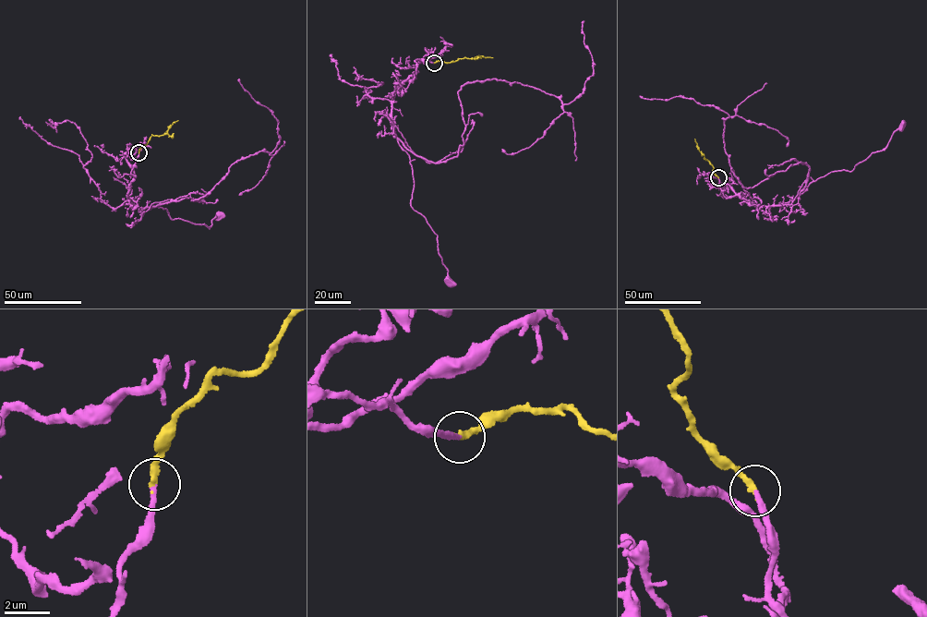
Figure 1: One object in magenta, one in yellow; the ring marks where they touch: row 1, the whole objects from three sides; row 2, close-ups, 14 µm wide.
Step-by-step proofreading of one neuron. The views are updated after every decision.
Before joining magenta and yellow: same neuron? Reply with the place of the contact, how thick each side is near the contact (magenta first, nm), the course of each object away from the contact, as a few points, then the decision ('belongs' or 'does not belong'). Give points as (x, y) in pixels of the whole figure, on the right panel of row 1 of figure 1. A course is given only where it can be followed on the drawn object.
place (718, 177); calibres 240 and 280 nm; course magenta (718, 177), (727, 198), (737, 195), (757, 206), (788, 202), (819, 177), (852, 171), (882, 151), (901, 125); course yellow (718, 177), (699, 151), (694, 139); belongs

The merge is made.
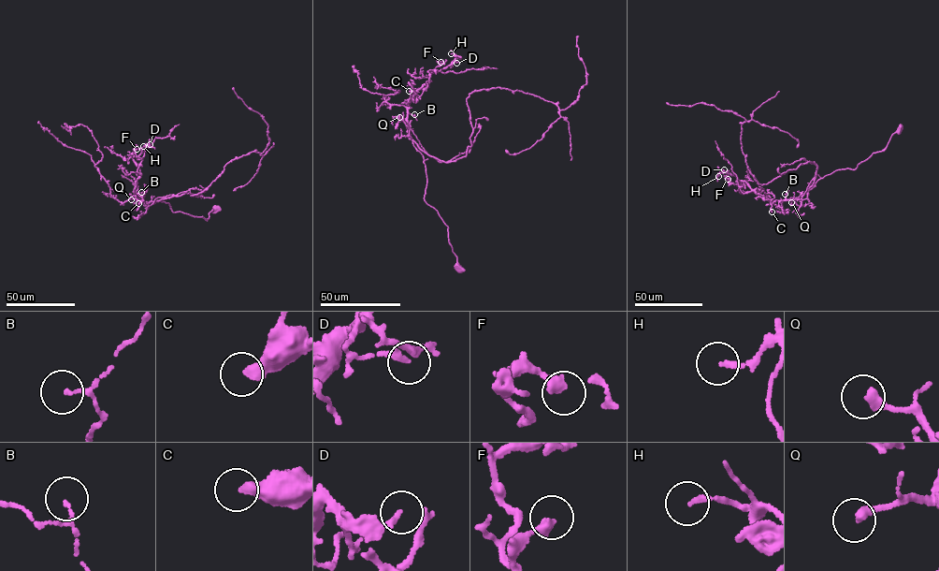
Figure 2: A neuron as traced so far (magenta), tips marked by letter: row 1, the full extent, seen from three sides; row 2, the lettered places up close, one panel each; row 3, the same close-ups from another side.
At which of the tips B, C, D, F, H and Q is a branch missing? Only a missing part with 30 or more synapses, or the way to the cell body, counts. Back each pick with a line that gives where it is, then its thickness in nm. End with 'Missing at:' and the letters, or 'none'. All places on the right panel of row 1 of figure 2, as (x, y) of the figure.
Q: place (791, 202); calibre 320 nm
Missing at: Q

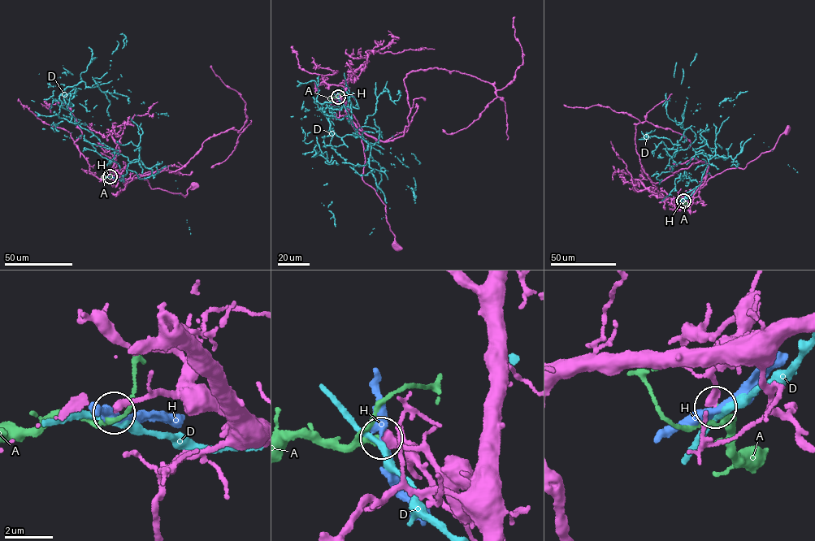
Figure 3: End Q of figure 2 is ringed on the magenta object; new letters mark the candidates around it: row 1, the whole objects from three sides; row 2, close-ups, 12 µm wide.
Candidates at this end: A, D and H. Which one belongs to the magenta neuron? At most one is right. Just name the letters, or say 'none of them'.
A

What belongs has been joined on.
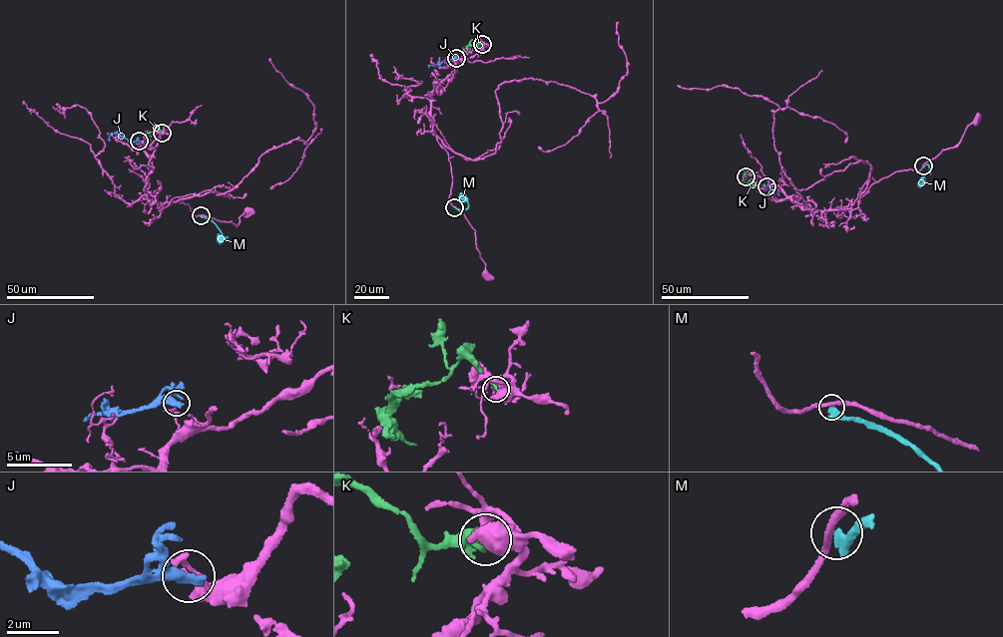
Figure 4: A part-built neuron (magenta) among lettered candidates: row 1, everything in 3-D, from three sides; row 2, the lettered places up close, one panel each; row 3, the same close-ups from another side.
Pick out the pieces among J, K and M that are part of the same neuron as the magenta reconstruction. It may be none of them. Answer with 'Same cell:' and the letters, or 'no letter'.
Same cell: no letter

